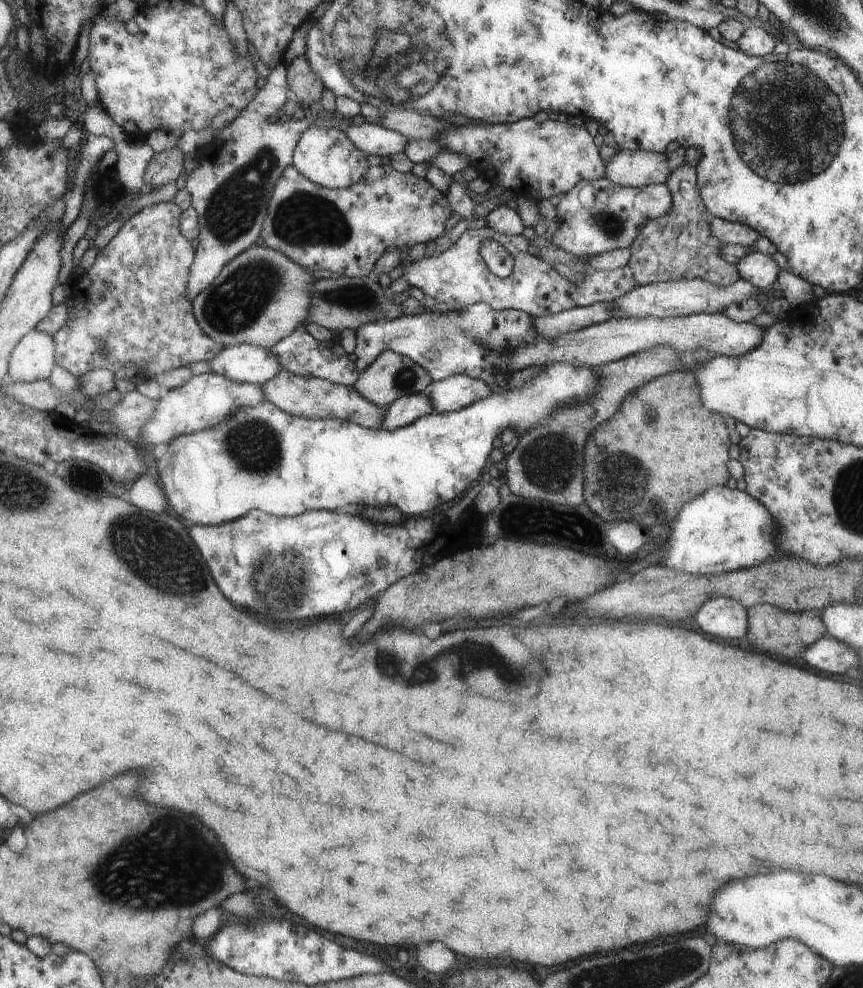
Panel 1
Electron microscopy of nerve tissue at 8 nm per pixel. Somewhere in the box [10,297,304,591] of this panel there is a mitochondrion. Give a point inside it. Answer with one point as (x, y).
(254, 445)

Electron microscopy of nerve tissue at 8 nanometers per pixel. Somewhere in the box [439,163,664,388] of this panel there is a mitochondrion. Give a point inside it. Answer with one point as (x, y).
(611, 226)

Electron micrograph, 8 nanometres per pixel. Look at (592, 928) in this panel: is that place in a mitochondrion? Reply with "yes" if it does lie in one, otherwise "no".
no

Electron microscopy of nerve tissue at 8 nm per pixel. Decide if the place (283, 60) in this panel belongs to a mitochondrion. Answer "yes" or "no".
no

